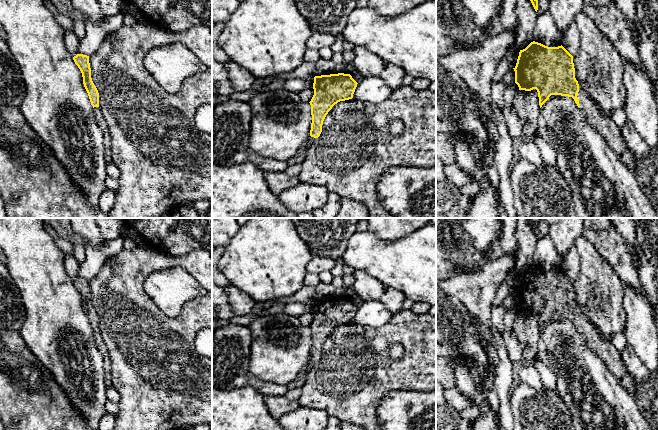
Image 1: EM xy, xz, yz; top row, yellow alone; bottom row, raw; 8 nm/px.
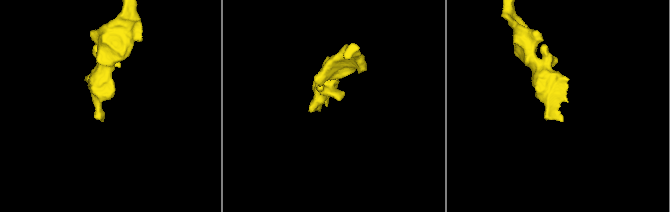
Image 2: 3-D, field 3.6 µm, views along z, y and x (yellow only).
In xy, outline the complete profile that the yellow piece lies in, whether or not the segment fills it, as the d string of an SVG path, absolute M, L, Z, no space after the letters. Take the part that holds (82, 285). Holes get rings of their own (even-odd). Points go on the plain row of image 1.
M77 278L76 280L73 281L73 284L82 297L83 308L88 317L91 329L93 330L96 346L104 359L105 371L110 372L111 369L110 359L107 353L105 343L99 331L99 317L91 302L89 280Z

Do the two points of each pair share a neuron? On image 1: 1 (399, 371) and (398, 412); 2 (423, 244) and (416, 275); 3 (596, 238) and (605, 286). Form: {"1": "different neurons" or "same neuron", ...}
{"1": "different neurons", "2": "same neuron", "3": "different neurons"}

